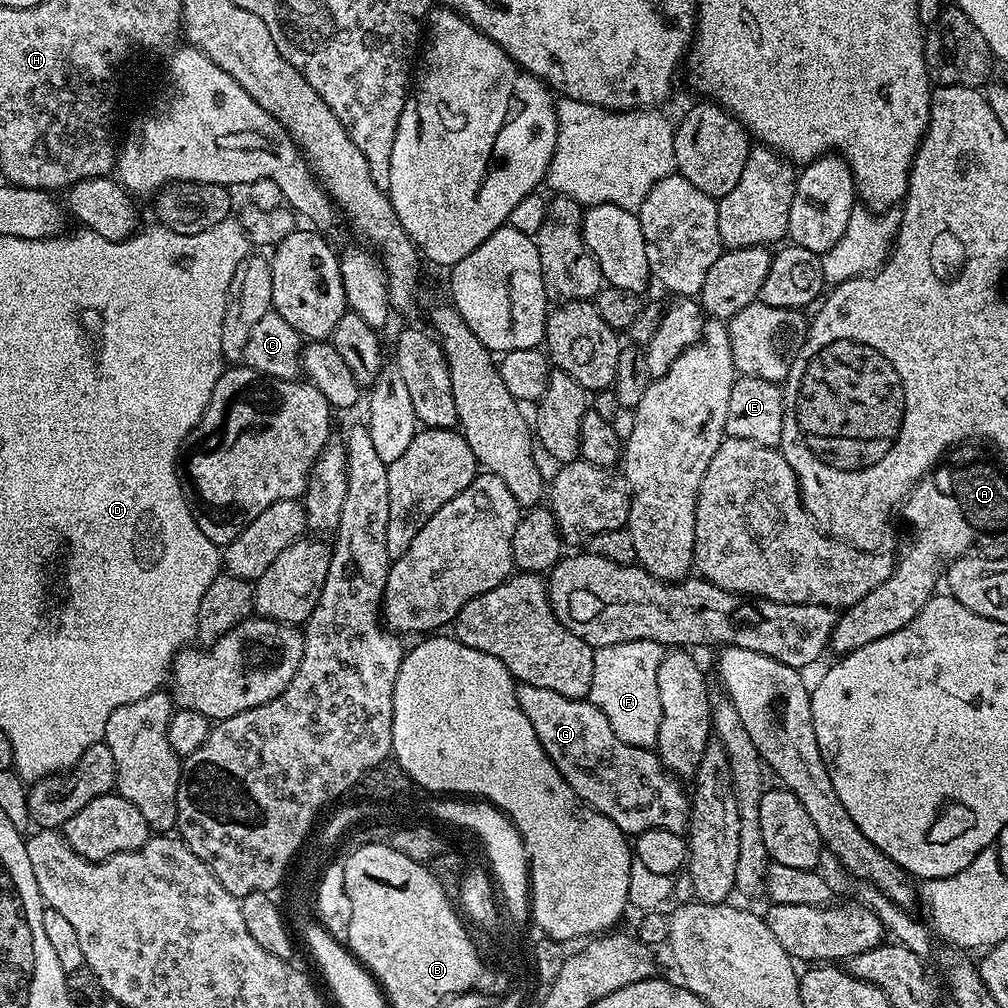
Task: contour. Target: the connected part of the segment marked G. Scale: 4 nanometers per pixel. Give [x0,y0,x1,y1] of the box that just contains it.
[516,683,689,834]

